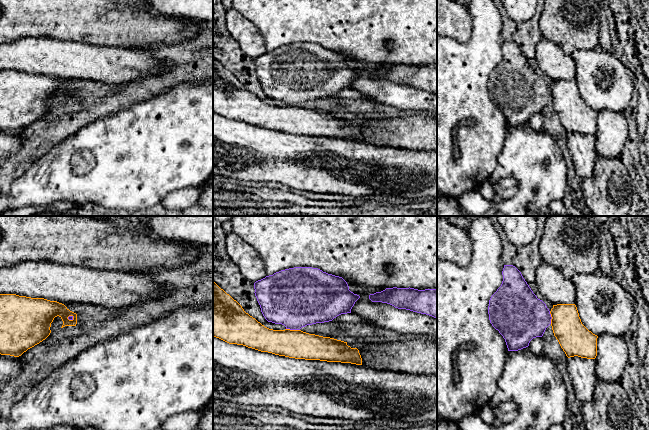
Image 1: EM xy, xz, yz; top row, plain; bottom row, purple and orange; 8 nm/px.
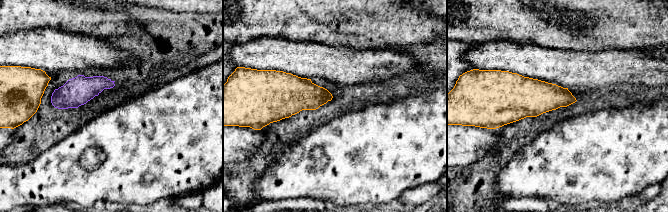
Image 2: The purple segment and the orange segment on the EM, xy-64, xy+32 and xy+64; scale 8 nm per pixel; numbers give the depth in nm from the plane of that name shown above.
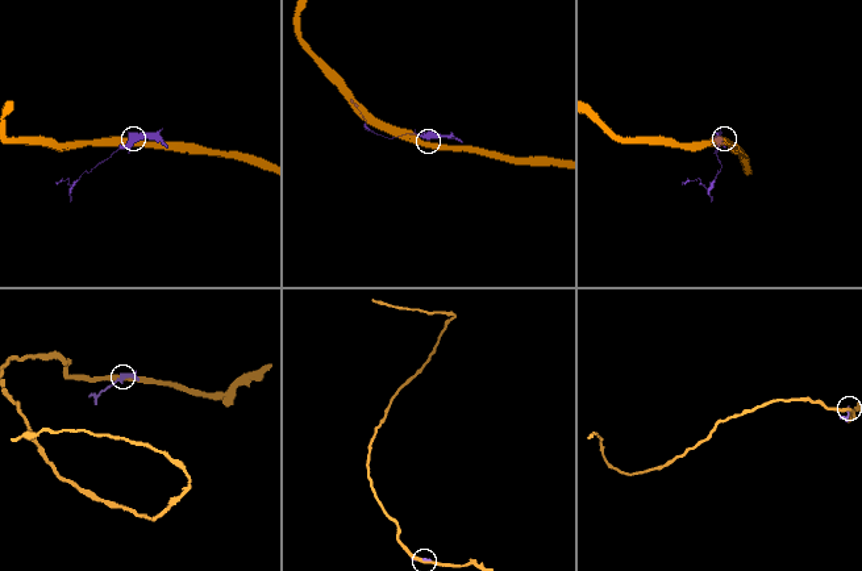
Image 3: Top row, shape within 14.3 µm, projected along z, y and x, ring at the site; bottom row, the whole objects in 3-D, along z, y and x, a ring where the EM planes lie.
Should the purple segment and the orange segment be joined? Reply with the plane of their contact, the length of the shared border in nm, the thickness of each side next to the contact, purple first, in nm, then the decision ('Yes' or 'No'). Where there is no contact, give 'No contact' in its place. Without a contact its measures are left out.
Touches purple in xz. Shared border 110 nm. Thickness 480 nm (purple) against 220 nm. No

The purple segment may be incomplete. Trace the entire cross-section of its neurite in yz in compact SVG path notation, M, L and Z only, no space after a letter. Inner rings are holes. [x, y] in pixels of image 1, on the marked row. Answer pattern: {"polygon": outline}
{"polygon": "M504 265L502 275L501 286L489 300L489 320L505 339L508 351L518 351L528 347L533 338L542 337L552 317L546 304L537 298L515 266Z"}

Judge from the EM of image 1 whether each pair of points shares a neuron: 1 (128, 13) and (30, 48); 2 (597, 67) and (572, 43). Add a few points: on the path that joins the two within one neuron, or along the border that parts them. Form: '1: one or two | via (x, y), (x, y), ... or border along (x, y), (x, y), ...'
1: two | border along (33, 36), (48, 36), (79, 42)
2: two | border along (598, 46), (592, 49), (576, 49), (570, 54)

